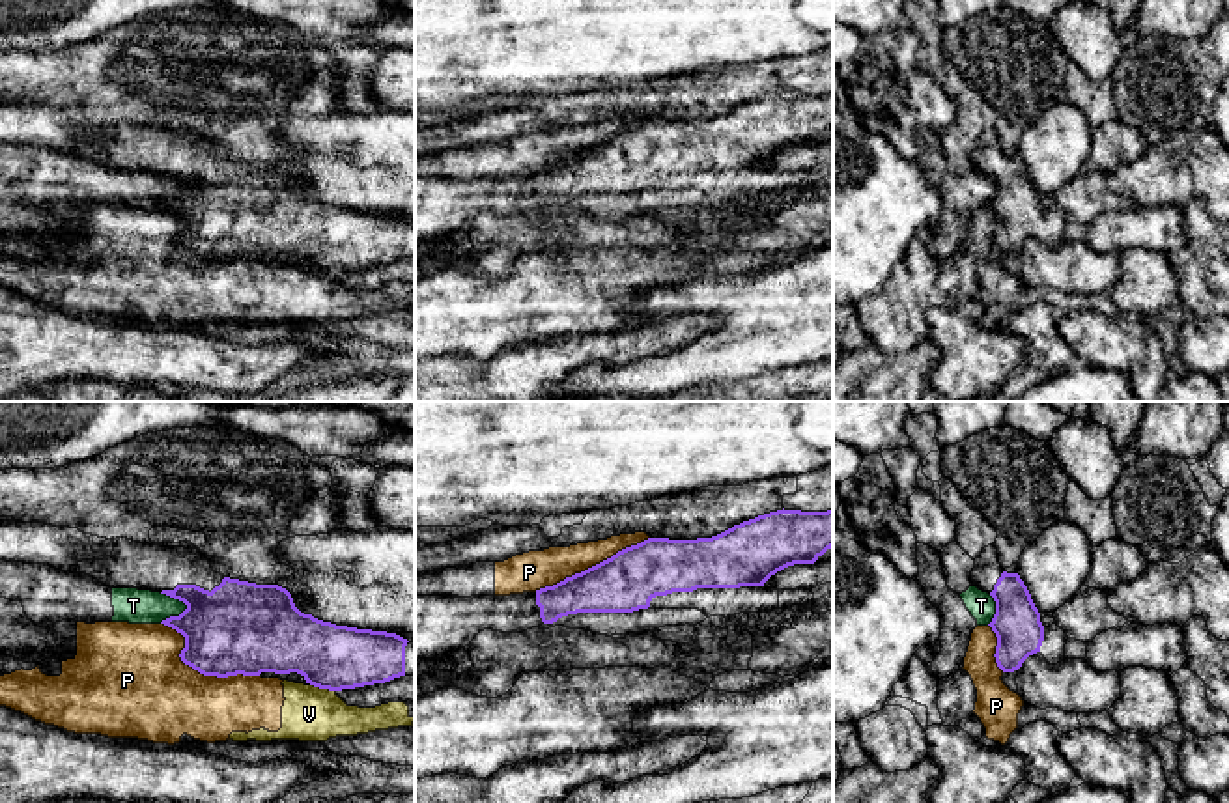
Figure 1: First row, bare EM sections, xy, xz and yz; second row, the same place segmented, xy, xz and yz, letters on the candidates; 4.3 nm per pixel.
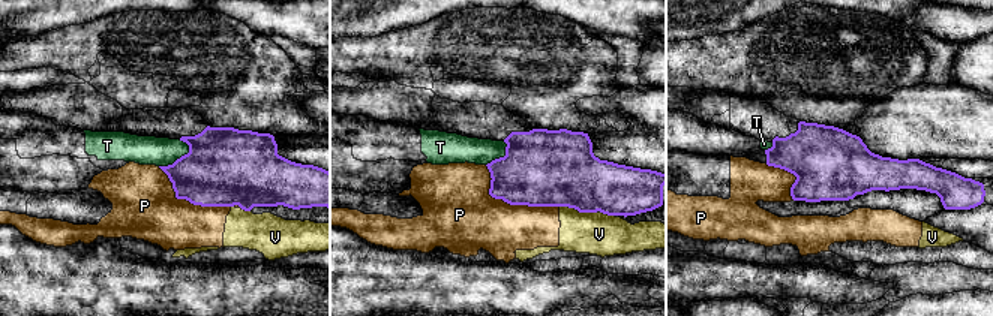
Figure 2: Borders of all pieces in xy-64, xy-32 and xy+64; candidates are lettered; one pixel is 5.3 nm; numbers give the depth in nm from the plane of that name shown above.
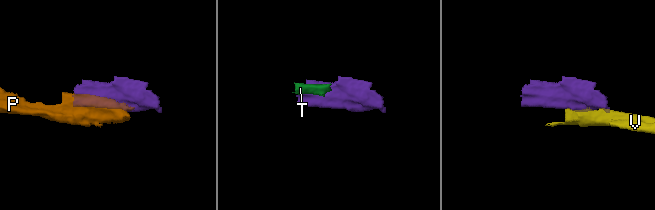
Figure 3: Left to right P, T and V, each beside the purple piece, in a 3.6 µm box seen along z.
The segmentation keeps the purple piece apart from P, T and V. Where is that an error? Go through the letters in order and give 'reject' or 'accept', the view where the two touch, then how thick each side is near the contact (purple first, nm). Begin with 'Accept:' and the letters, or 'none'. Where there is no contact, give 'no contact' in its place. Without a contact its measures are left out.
Accept: none
P: reject | xy | 400/400 nm
T: reject | xy | 380/150 nm
V: reject | xy | 280/240 nm

